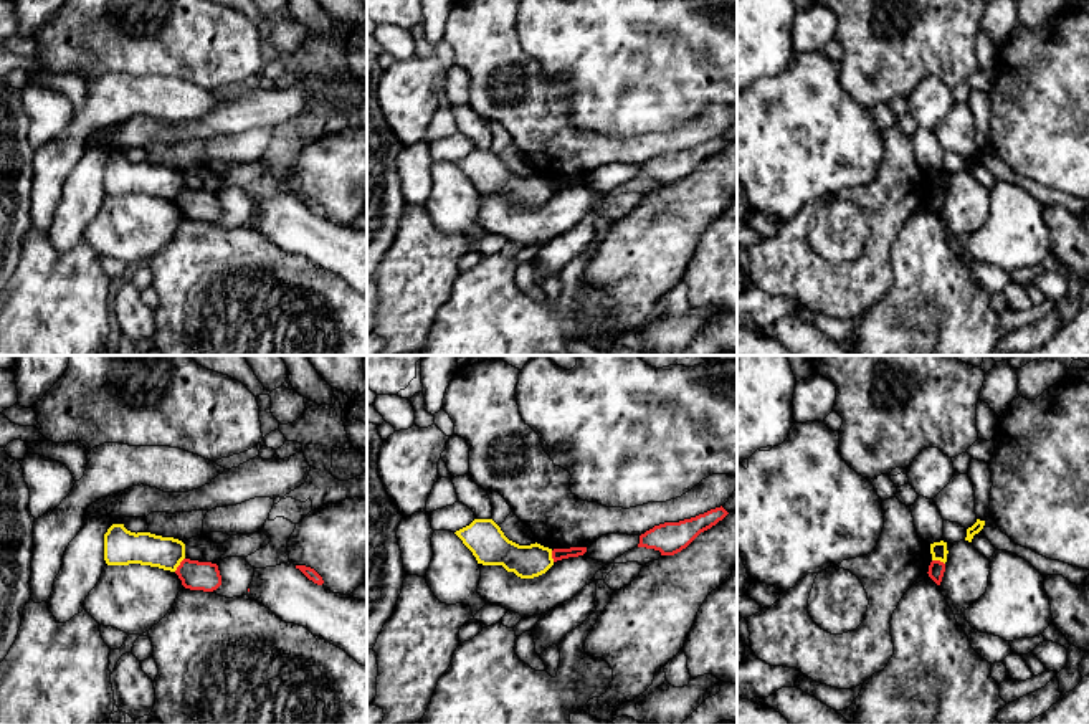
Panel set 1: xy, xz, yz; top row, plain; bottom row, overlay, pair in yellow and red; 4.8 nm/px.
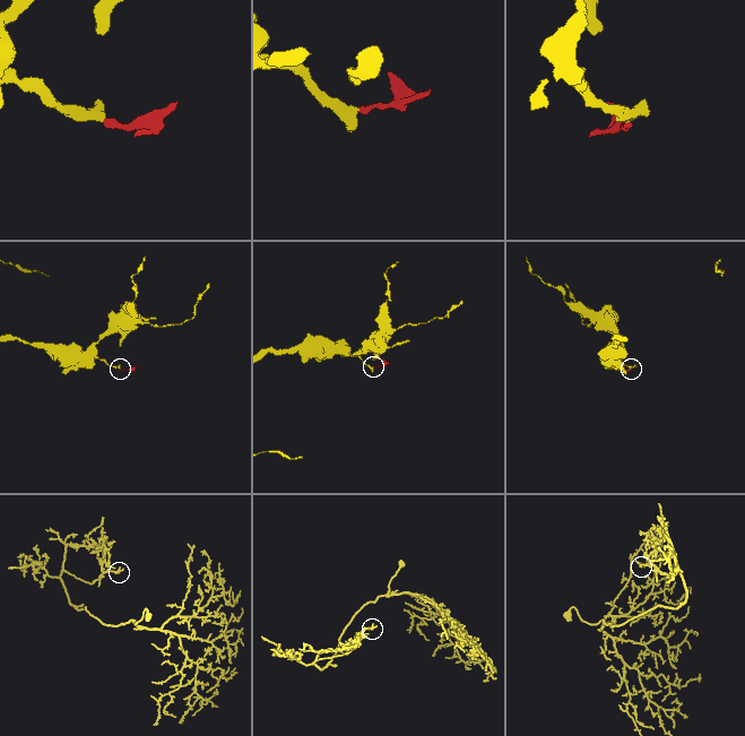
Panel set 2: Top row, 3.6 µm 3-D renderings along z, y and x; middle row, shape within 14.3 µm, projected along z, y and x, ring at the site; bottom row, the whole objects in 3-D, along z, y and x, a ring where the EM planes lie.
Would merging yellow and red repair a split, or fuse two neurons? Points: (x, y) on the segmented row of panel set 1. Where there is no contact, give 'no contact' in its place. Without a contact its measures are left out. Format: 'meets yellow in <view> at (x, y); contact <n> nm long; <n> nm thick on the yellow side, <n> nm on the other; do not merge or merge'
meets yellow in xy at (179, 564); contact 90 nm long; 160 nm thick on the yellow side, 140 nm on the other; do not merge

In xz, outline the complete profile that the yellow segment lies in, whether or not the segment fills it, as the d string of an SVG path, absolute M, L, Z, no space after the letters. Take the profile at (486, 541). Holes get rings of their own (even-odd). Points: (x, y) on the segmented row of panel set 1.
M474 519L454 532L473 552L478 564L502 565L521 579L534 579L552 565L552 549L540 544L519 545L509 541L492 519Z

